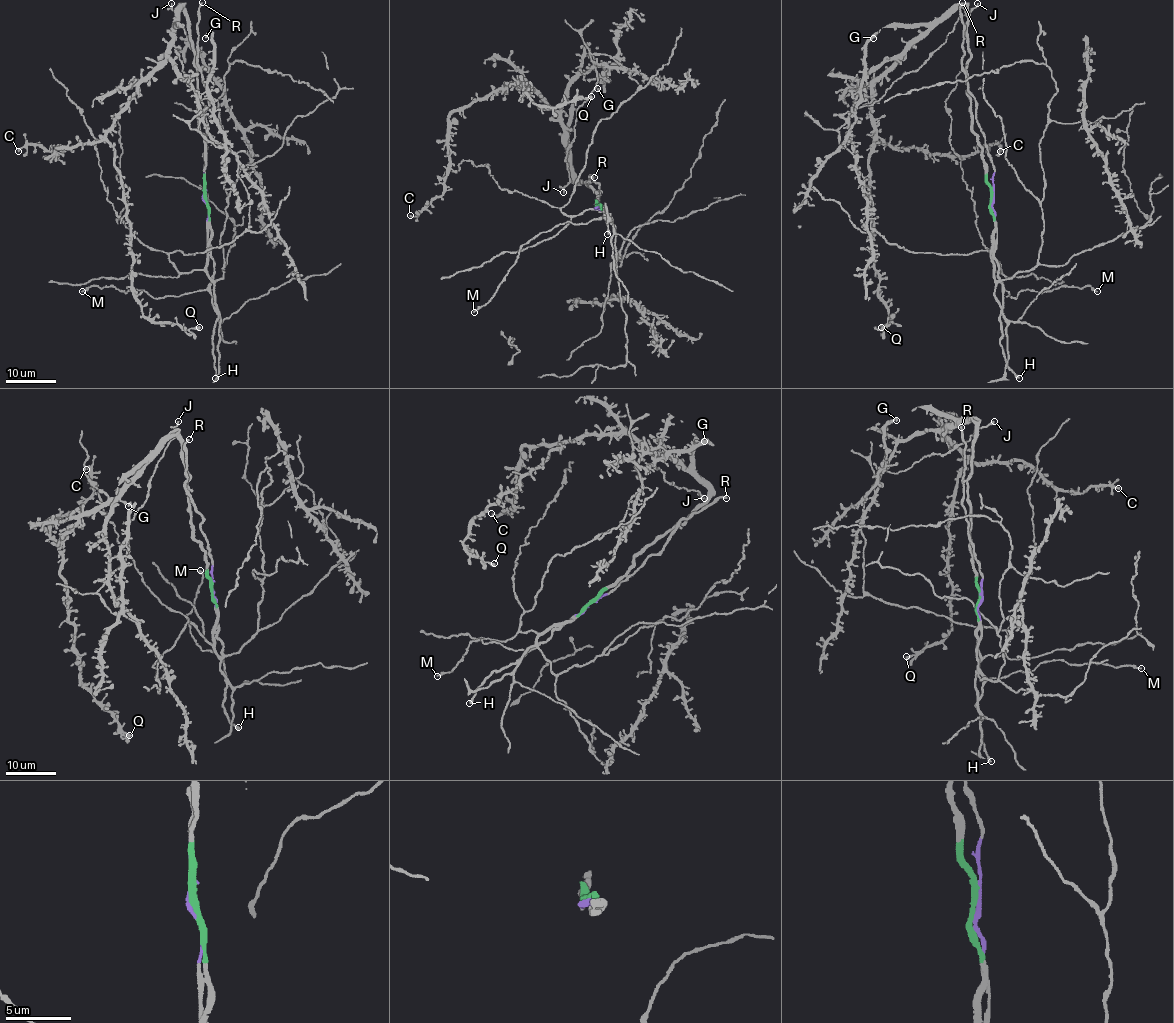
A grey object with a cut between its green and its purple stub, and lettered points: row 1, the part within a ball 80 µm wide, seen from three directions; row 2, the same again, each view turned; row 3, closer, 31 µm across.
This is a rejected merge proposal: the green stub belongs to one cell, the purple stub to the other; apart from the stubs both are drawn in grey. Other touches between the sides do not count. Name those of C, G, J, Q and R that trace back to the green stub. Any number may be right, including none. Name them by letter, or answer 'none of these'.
C, G, J, Q

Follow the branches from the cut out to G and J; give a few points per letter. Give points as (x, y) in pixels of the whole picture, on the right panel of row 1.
G: (992, 198), (972, 128), (966, 12), (949, 10), (871, 71), (853, 93), (866, 42), (873, 38)
J: (992, 198), (972, 128), (963, 8), (949, 10), (876, 66), (858, 83), (853, 110), (915, 72), (978, 3)

